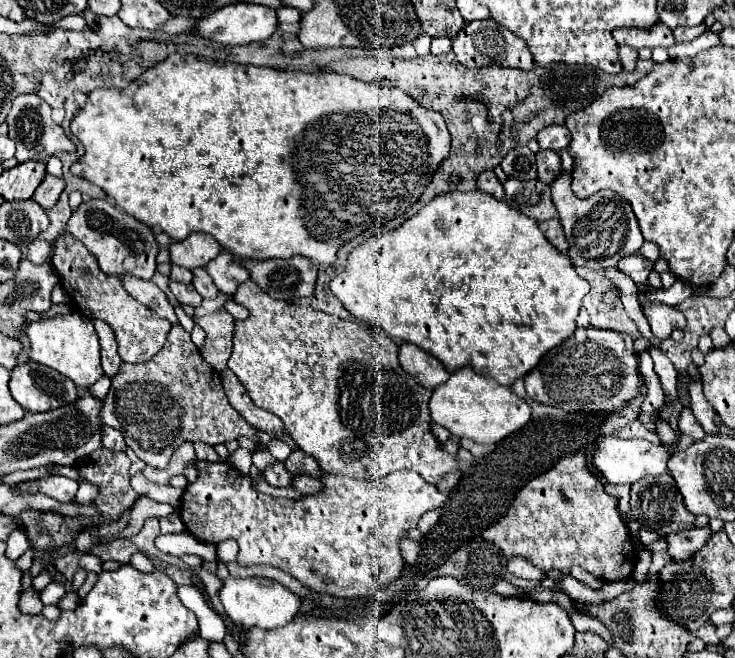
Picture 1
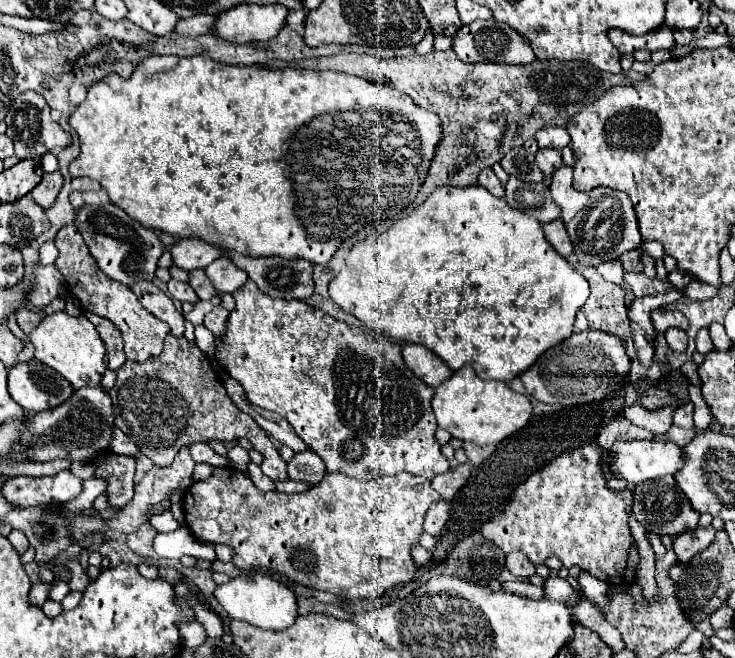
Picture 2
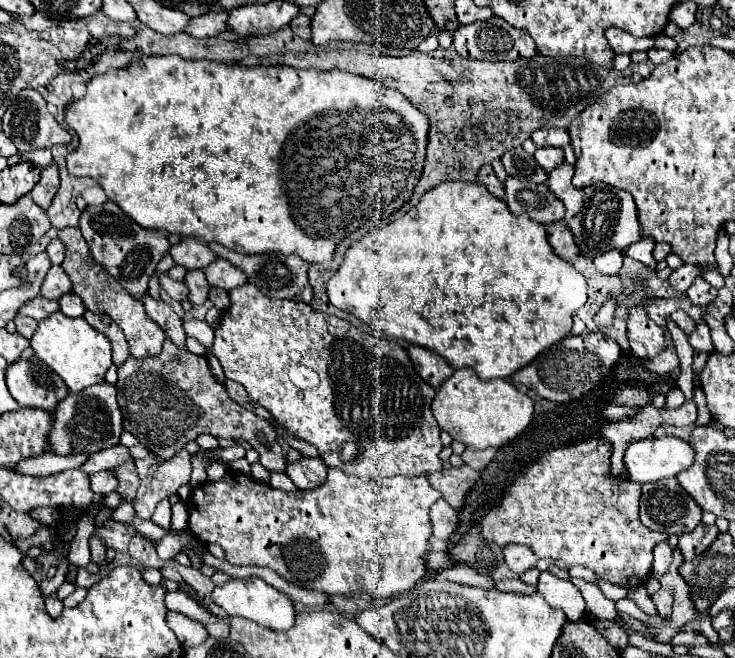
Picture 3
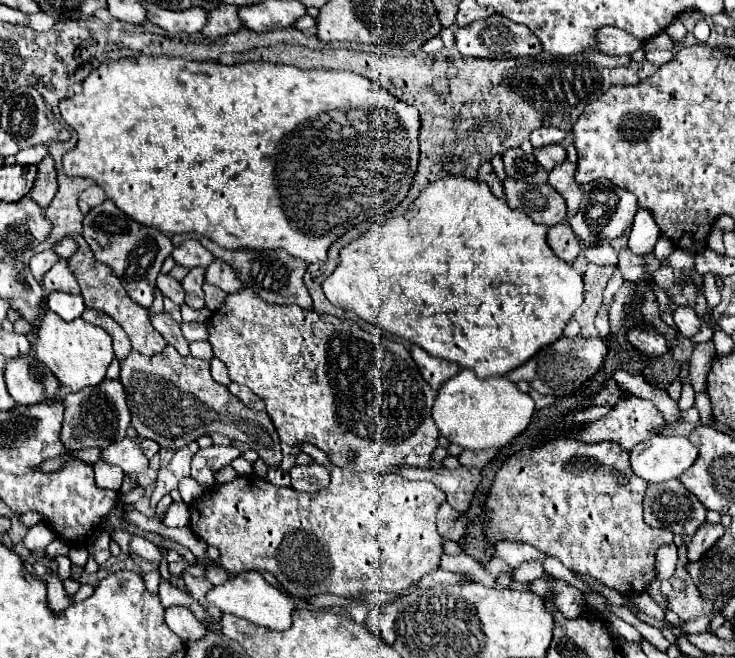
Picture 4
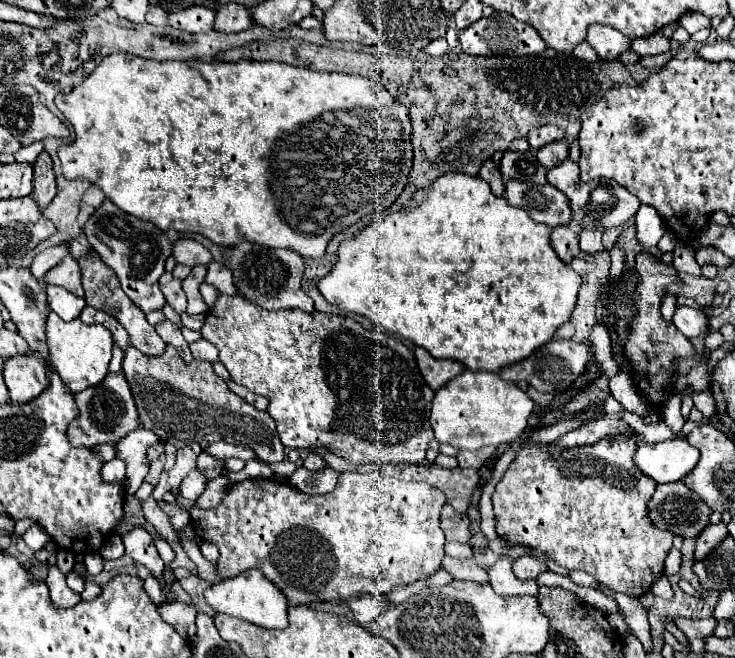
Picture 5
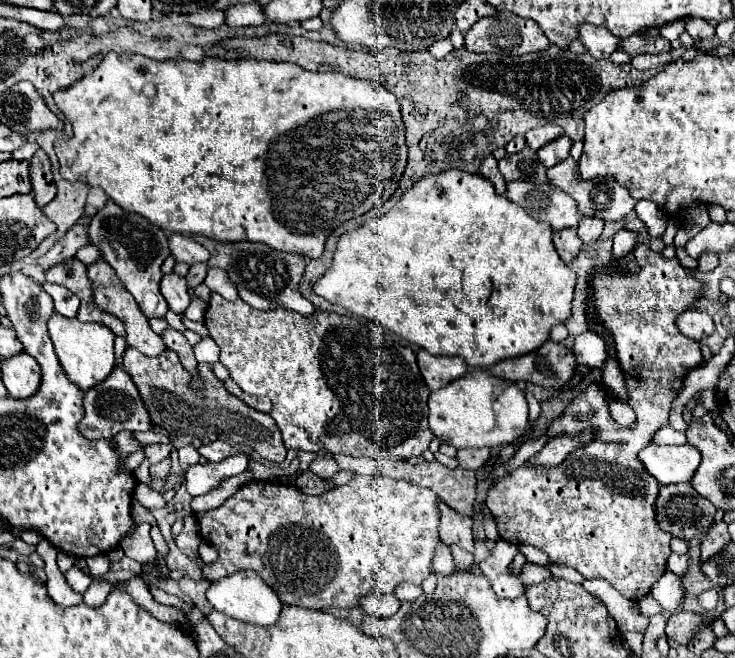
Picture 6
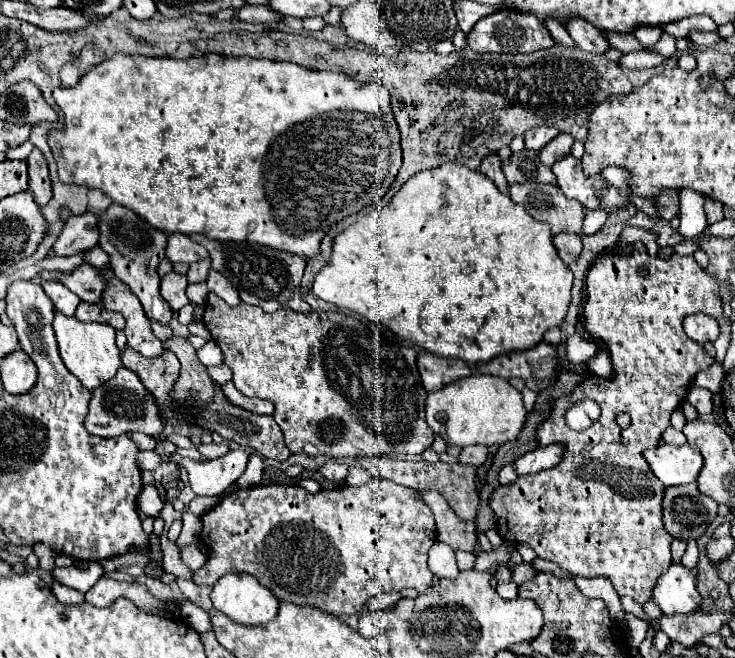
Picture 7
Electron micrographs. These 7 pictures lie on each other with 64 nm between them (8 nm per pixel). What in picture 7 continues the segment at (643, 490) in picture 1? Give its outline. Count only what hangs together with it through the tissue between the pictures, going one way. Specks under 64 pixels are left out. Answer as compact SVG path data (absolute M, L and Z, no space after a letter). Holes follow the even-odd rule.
M696 484L664 490L664 528L678 540L700 538L716 516L718 504L704 496Z

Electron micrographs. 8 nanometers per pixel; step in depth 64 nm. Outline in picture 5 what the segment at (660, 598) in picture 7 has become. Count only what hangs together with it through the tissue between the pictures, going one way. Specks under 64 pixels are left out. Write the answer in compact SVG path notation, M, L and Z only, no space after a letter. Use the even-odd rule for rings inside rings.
M662 576L660 580L656 580L656 584L652 586L650 592L652 592L654 596L662 598L664 602L672 602L672 600L674 600L674 590L672 590L672 586L670 586L668 576Z

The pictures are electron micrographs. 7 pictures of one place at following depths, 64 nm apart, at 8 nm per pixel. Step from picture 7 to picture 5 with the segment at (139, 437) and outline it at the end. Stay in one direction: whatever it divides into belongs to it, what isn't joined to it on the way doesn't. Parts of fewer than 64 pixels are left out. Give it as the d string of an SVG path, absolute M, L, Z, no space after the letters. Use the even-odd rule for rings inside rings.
M109 442L94 446L94 450L98 452L98 456L104 460L104 462L110 462L110 460L116 459L116 442Z

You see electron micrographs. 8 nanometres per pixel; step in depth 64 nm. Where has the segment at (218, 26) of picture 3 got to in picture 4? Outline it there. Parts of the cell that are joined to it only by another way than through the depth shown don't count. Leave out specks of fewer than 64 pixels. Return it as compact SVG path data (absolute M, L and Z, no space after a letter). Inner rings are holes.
M228 4L222 8L216 8L208 14L208 24L204 28L206 36L224 36L224 34L232 34L238 32L242 28L240 24L240 16L238 16L238 8Z

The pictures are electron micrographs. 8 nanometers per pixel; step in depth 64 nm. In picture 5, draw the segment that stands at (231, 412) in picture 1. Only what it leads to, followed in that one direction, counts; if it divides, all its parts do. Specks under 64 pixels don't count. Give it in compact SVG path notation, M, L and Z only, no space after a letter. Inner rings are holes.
M132 346L124 354L124 376L132 384L144 428L156 432L164 442L170 438L200 442L206 434L218 432L224 440L234 438L238 444L252 448L266 464L284 460L284 446L274 420L230 392L226 382L214 374L210 362L192 360L192 364L184 364L172 346L166 346L166 352L152 358Z

